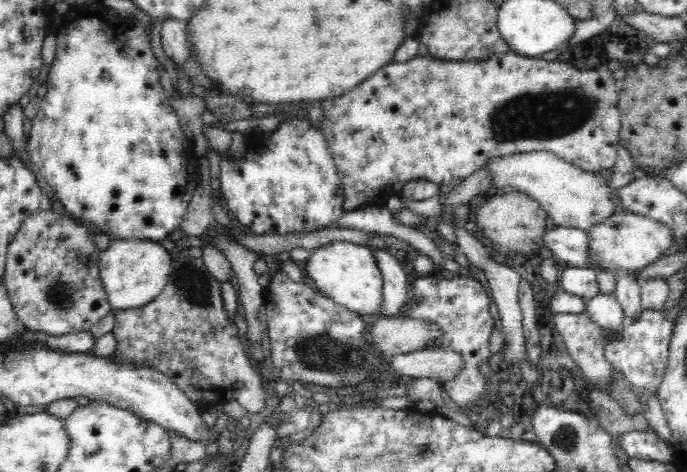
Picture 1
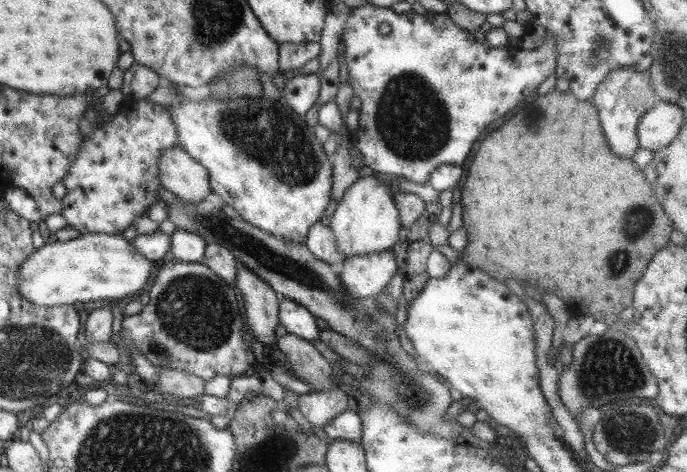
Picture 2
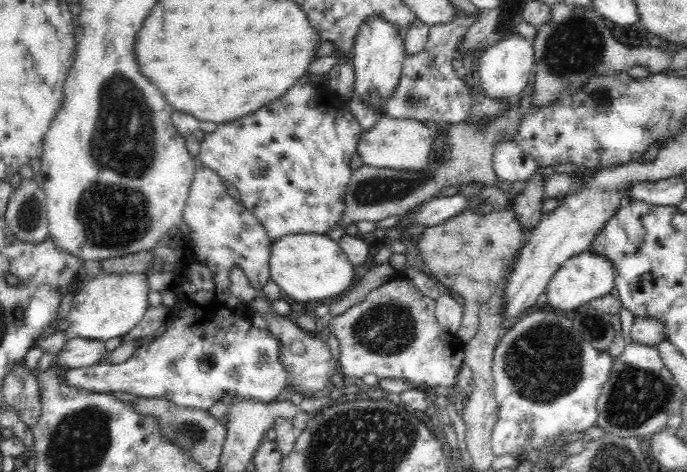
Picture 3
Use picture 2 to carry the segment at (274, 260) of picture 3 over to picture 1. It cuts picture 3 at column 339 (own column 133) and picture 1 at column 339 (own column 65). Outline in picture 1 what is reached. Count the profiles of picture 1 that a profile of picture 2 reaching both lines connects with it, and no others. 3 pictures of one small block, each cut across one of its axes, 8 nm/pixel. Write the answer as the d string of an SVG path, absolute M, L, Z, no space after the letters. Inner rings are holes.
M346 241L326 243L310 251L305 261L304 274L326 298L352 312L359 315L373 314L381 309L382 277L369 247Z

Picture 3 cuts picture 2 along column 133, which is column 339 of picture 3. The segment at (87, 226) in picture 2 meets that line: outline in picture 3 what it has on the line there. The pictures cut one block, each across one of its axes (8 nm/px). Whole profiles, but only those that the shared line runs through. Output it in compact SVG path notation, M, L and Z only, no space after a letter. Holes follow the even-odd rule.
M306 74L300 76L290 90L278 96L278 100L272 100L256 112L220 124L214 132L206 133L200 141L197 162L212 168L238 190L241 206L261 220L272 242L284 235L324 234L337 224L344 212L345 187L353 173L350 161L356 154L362 132L350 112L349 103L338 100Z

